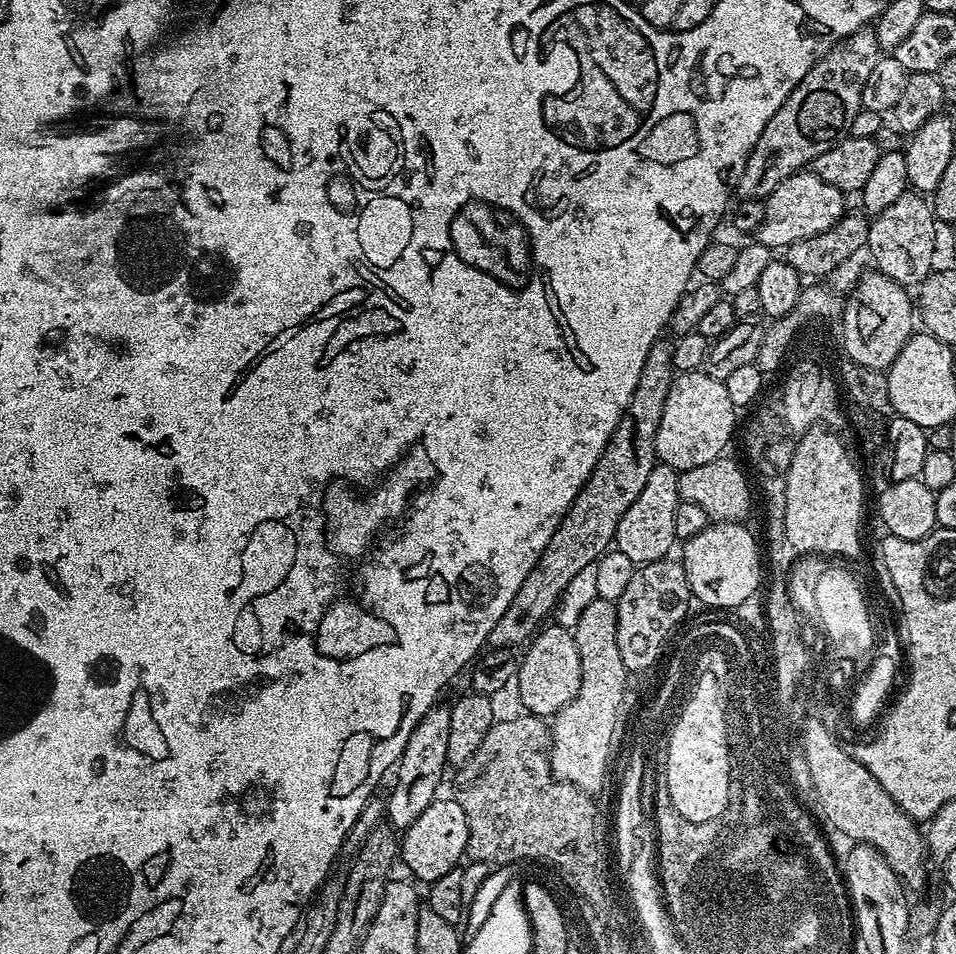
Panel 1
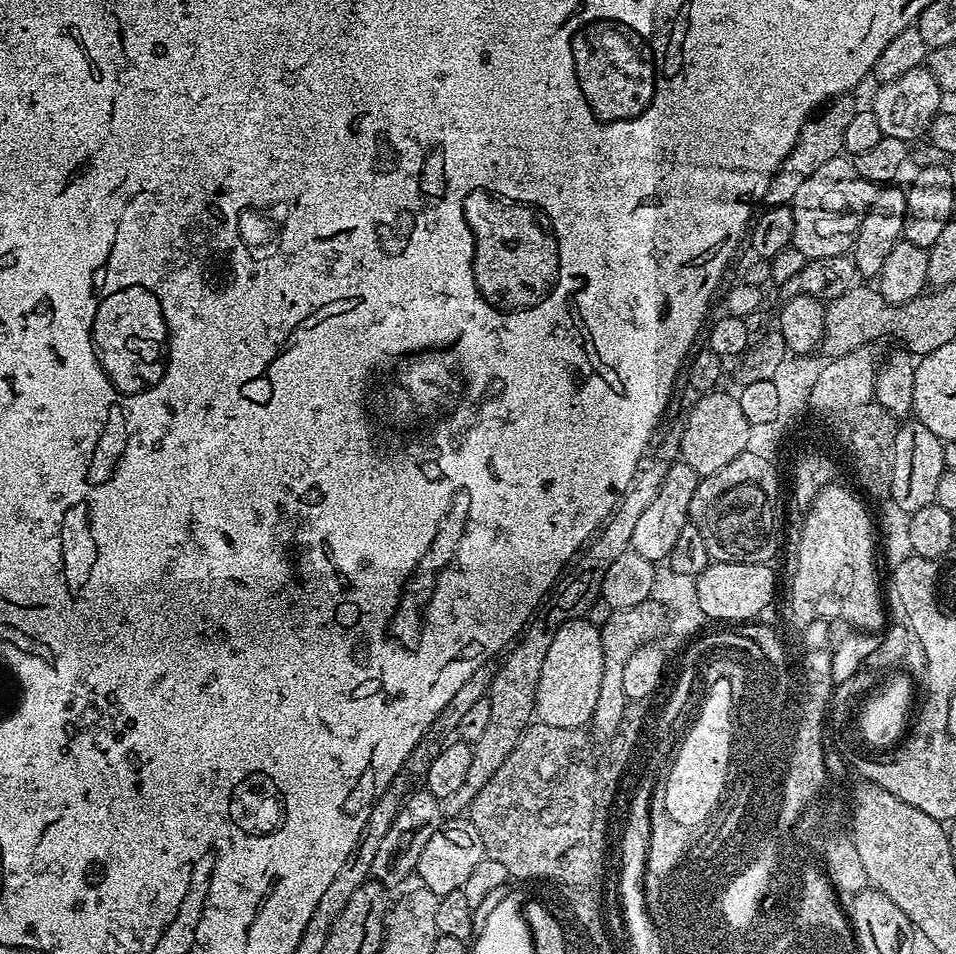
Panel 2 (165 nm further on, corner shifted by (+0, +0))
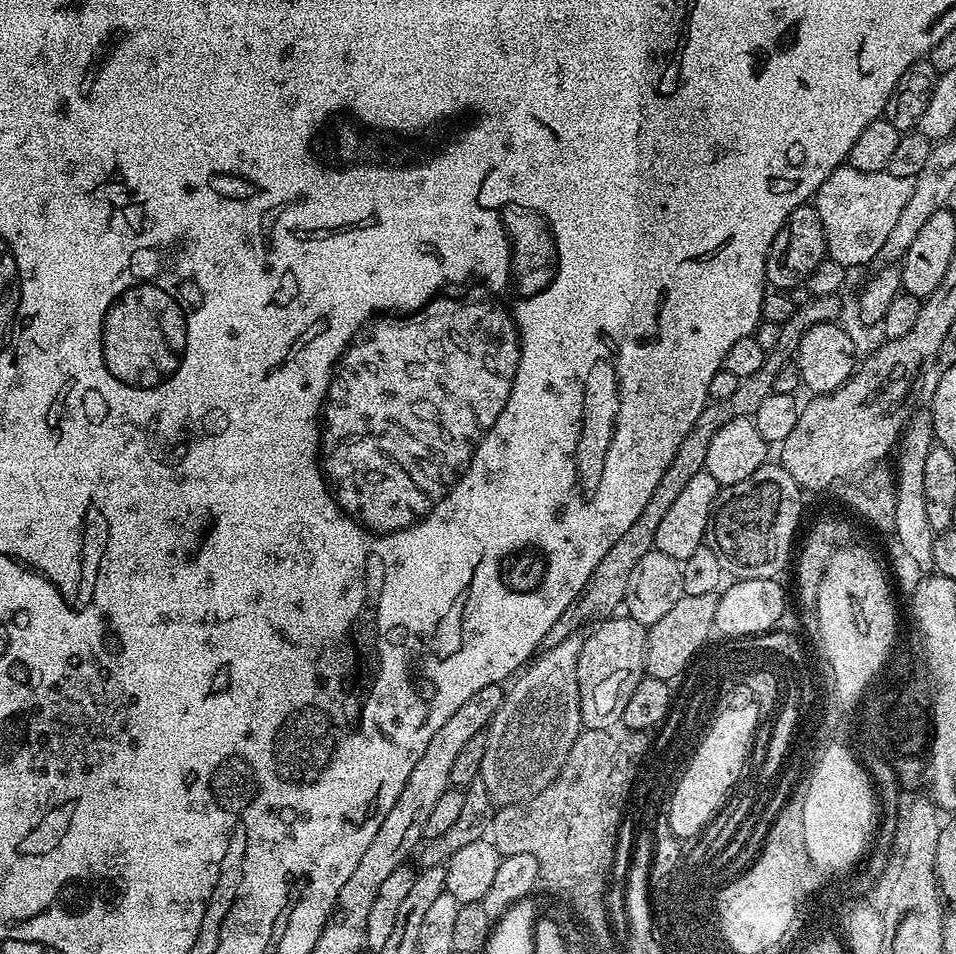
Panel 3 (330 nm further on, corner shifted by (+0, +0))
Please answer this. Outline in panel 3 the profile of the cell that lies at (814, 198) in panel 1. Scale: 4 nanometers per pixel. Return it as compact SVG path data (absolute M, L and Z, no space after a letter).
M847 166L834 170L834 174L822 182L814 197L814 207L818 218L822 218L826 234L827 255L849 270L855 270L859 264L871 265L886 238L890 238L890 230L894 230L912 194L912 178L894 177L887 170L867 172Z

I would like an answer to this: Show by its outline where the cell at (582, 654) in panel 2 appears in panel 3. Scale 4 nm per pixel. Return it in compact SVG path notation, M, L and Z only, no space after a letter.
M616 614L601 619L597 624L600 625L589 636L583 637L584 645L576 663L580 718L590 728L603 728L617 715L622 701L629 692L636 689L645 675L644 664L646 665L645 625L639 624L627 614Z

